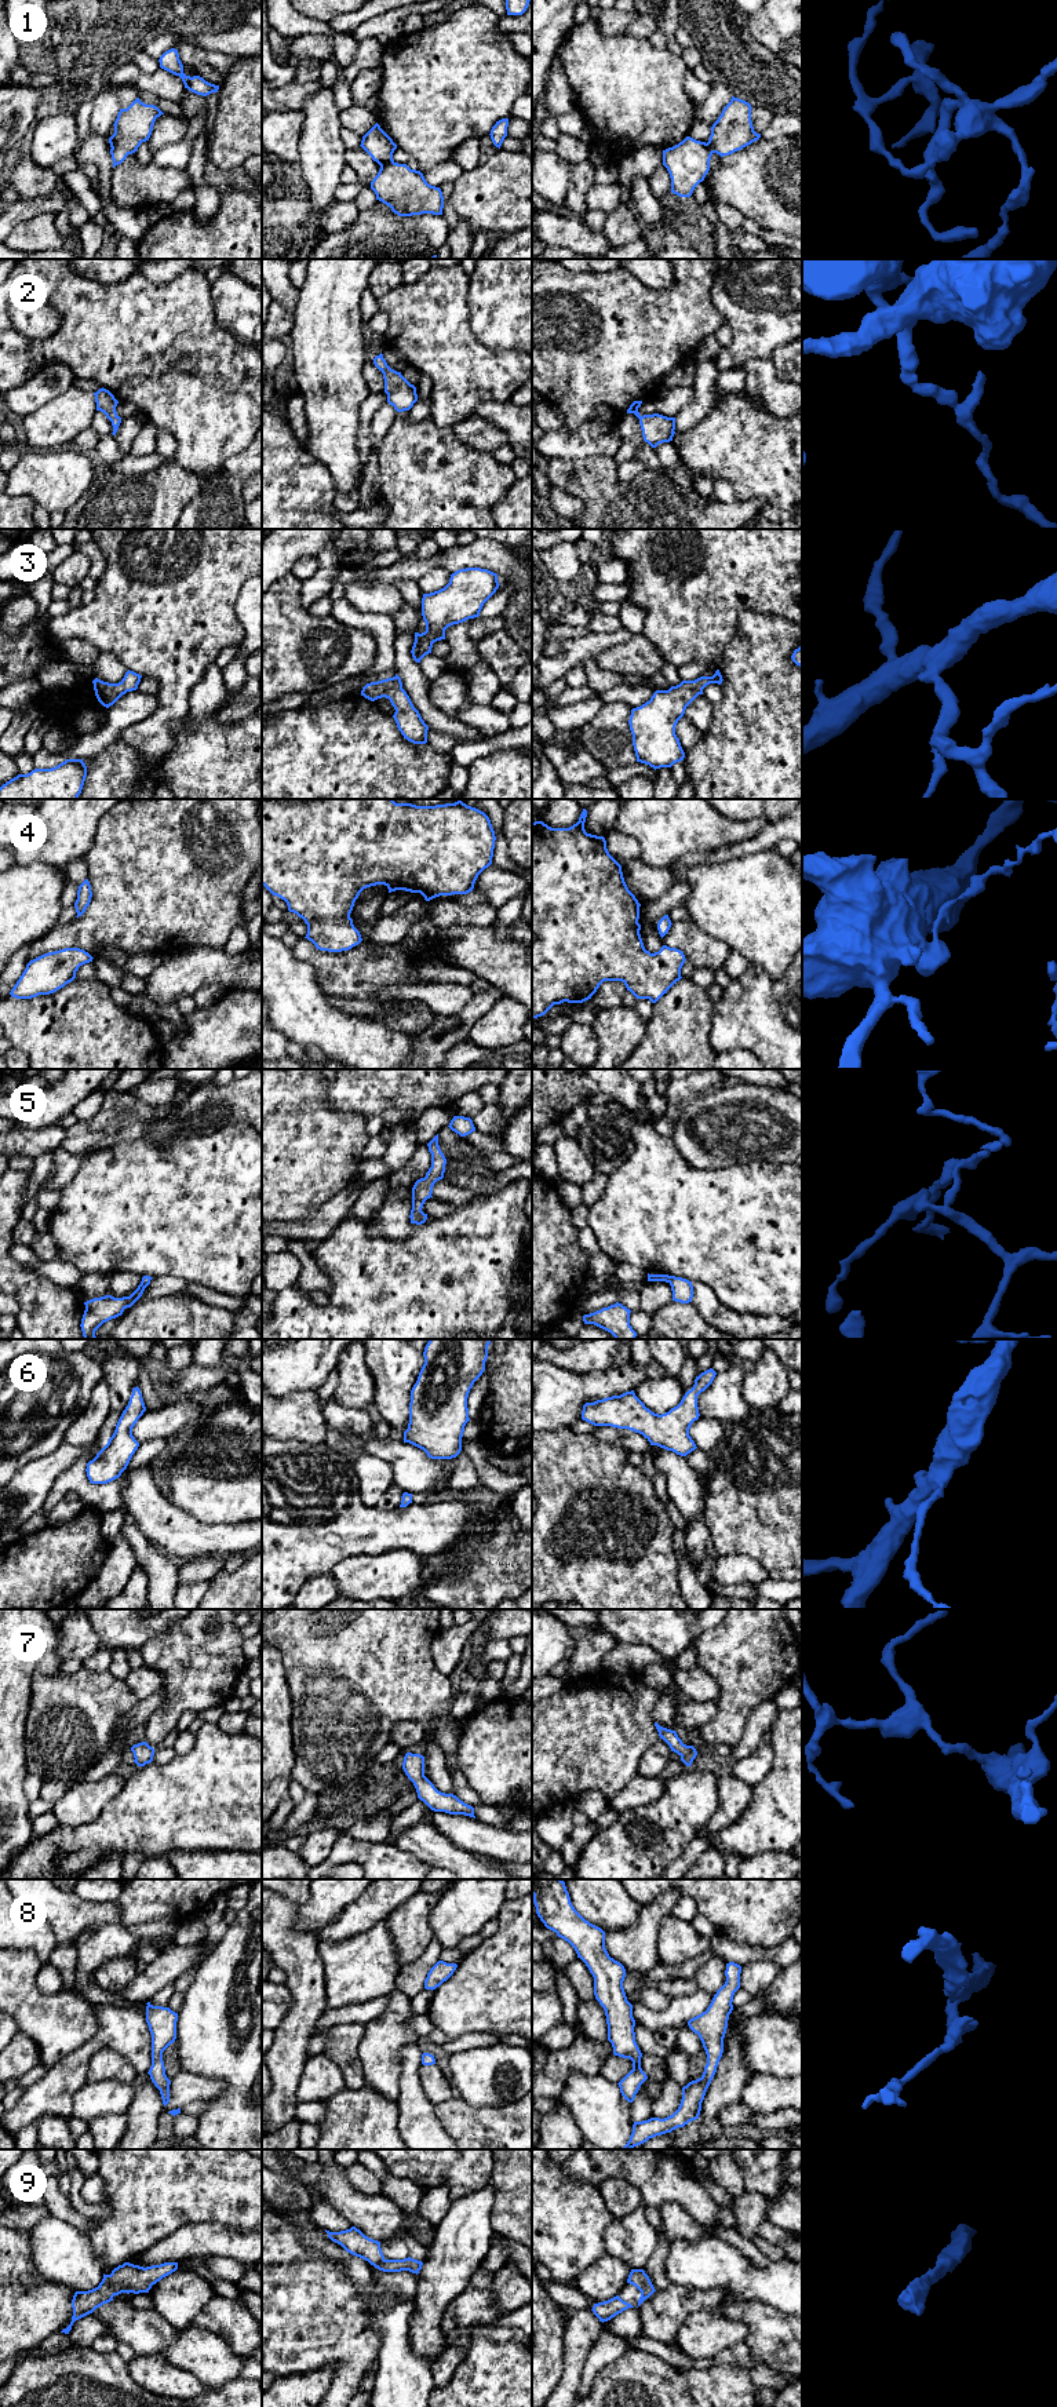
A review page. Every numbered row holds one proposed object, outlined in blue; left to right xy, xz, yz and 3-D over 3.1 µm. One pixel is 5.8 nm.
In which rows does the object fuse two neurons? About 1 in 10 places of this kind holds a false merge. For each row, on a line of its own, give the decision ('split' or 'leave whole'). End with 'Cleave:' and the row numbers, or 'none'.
1: leave whole
2: leave whole
3: leave whole
4: leave whole
5: leave whole
6: leave whole
7: leave whole
8: leave whole
9: leave whole
Cleave: none

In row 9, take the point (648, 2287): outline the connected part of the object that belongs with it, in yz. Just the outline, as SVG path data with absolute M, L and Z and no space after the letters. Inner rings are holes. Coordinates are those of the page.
M631 2269L627 2283L635 2286L641 2291L638 2306L656 2291L644 2269Z

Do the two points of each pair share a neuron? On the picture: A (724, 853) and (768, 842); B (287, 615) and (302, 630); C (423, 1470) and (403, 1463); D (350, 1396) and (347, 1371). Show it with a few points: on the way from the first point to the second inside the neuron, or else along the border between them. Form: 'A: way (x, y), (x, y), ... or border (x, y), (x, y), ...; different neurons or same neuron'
A: way (735, 850), (757, 843); same neuron
B: way (291, 619), (298, 626); same neuron
C: way (418, 1470), (408, 1465); same neuron
D: way (350, 1390), (350, 1377); same neuron

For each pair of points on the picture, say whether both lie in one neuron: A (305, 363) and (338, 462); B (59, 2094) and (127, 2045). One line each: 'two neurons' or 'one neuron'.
A: one neuron
B: one neuron

